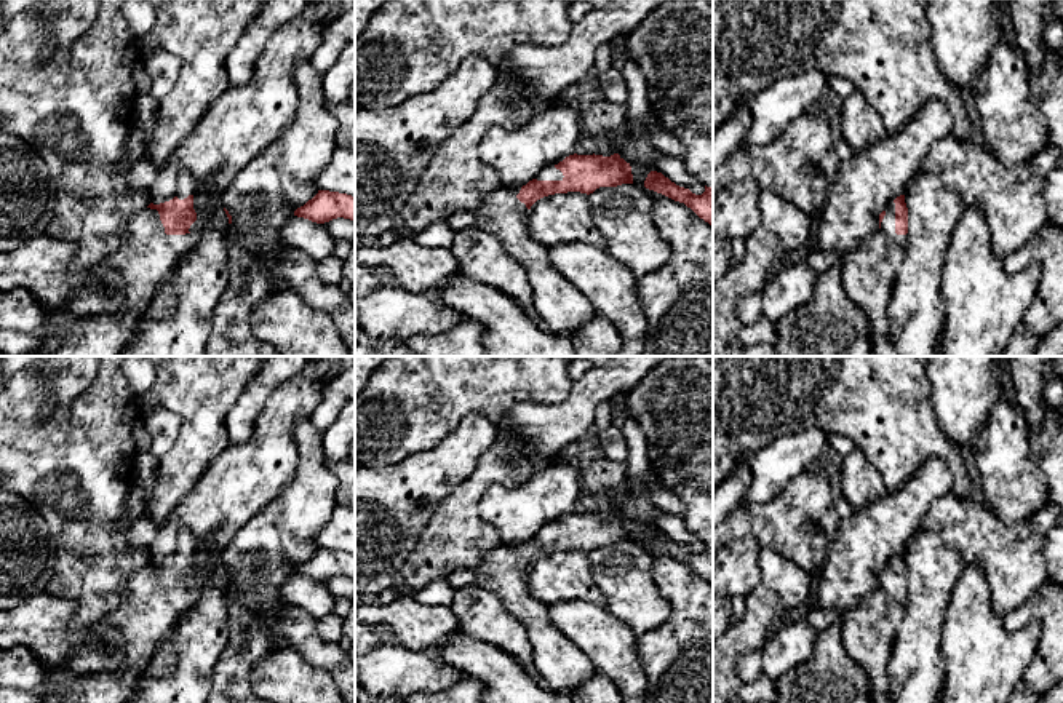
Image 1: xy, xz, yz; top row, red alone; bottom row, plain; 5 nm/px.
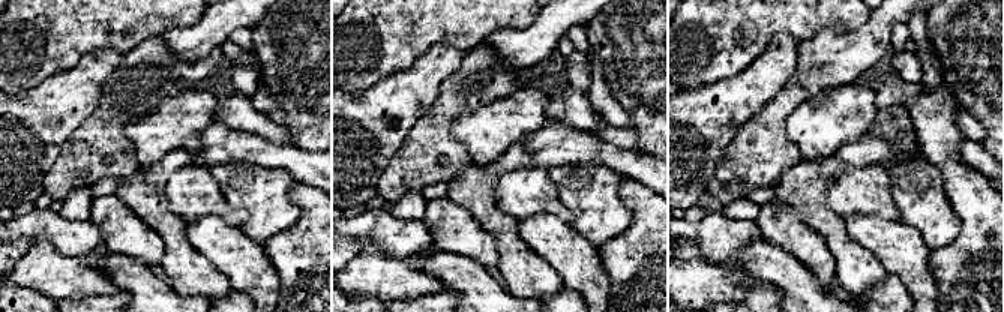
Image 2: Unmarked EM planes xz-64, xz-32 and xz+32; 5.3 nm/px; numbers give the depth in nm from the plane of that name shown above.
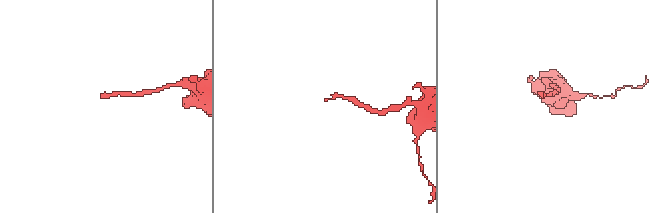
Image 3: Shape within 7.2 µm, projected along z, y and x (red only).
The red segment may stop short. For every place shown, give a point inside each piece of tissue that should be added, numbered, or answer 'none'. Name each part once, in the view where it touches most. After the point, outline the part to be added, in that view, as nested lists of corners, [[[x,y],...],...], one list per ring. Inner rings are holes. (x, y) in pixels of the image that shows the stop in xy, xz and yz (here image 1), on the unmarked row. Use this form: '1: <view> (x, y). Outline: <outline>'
1: xy (146, 611). Outline: [[[145,566],[131,574],[121,585],[120,599],[120,604],[102,617],[115,633],[102,634],[101,642],[109,647],[118,647],[125,653],[123,663],[106,671],[48,668],[48,689],[43,695],[59,695],[59,703],[126,703],[134,681],[152,657],[155,641],[195,602],[195,593],[166,593],[158,569]],[[38,695],[38,701],[43,695]]]

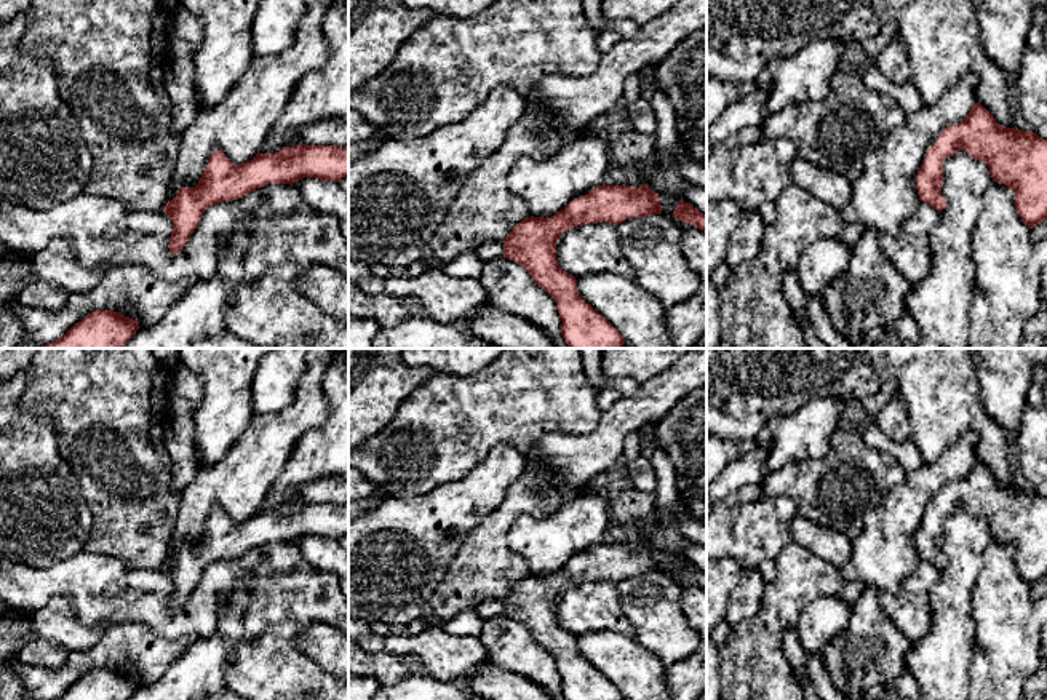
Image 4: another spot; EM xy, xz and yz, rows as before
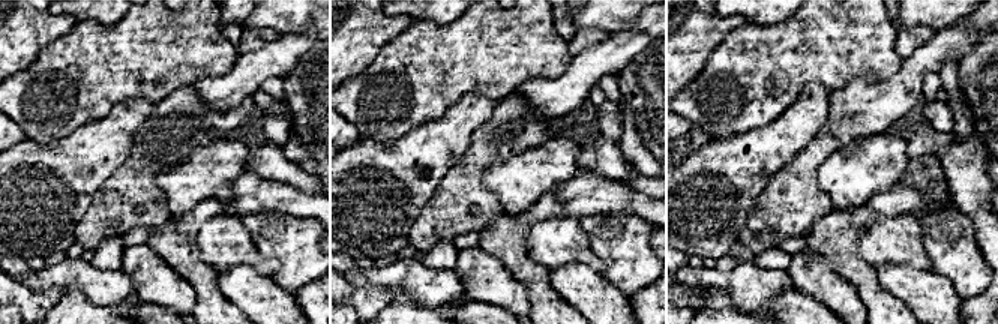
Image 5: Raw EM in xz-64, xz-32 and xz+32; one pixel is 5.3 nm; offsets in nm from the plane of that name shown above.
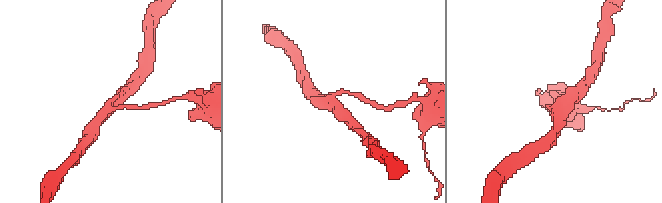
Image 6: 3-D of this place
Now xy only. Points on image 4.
none

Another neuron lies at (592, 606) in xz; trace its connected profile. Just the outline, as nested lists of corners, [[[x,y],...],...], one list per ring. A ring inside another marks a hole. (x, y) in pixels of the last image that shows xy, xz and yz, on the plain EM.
[[[583,582],[566,588],[556,599],[555,612],[558,623],[572,634],[609,630],[635,638],[615,582]]]

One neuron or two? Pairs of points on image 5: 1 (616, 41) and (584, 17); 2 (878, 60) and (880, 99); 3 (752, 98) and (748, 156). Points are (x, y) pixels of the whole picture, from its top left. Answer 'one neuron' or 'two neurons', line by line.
1: two neurons
2: two neurons
3: two neurons

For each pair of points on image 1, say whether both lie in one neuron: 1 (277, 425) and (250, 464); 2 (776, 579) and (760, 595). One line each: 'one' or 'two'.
1: one
2: two

